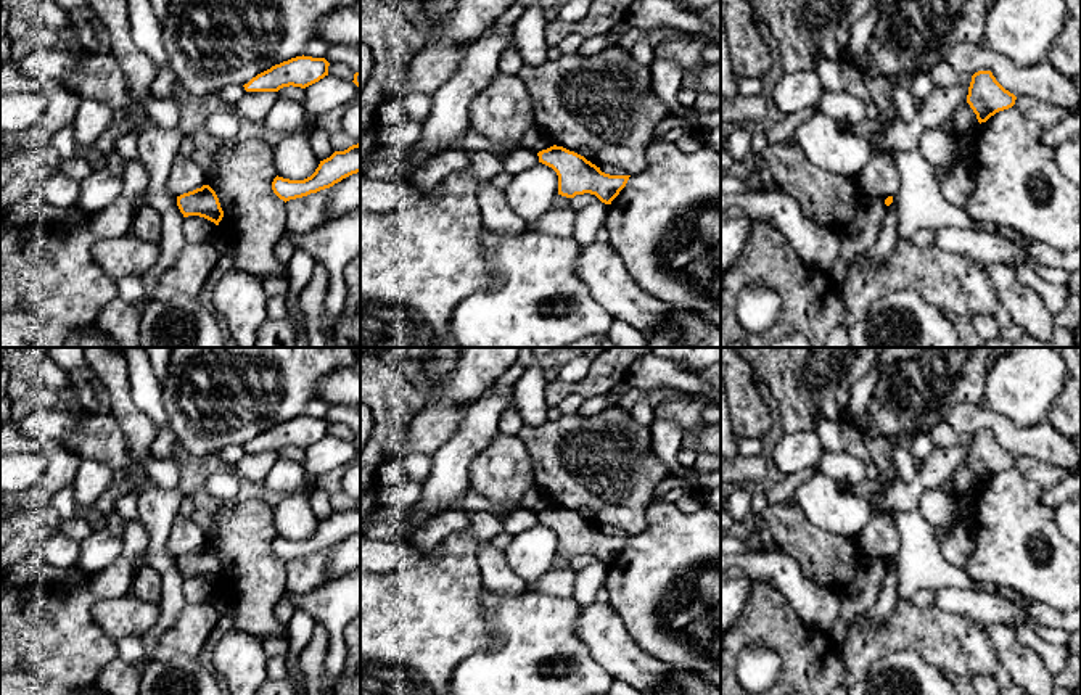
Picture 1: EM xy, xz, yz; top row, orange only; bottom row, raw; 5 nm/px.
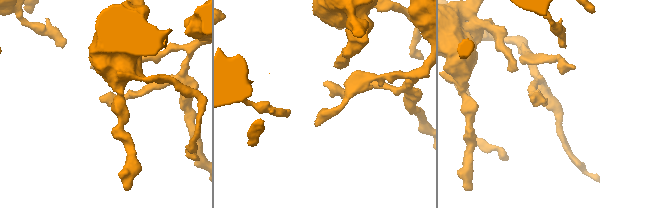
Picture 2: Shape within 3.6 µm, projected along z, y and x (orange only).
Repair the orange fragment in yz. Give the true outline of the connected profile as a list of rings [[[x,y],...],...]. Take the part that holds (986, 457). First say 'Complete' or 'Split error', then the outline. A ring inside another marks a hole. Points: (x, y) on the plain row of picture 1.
Complete. [[[978,431],[972,436],[967,463],[980,484],[996,473],[1012,468],[1015,460],[1017,457],[1005,450],[991,431]]]

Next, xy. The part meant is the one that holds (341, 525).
Complete. [[[360,504],[344,512],[335,512],[330,518],[320,521],[315,533],[304,541],[290,541],[277,536],[272,542],[272,550],[286,563],[330,549],[357,533],[360,533]]]

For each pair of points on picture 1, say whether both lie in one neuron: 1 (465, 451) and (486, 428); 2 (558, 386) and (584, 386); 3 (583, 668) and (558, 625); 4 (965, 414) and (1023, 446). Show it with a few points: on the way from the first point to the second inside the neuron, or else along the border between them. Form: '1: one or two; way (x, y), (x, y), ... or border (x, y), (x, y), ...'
1: one; way (468, 446), (481, 433)
2: one; way (565, 388), (578, 388)
3: one; way (576, 657), (558, 636)
4: one; way (980, 419), (991, 420), (1009, 435)

